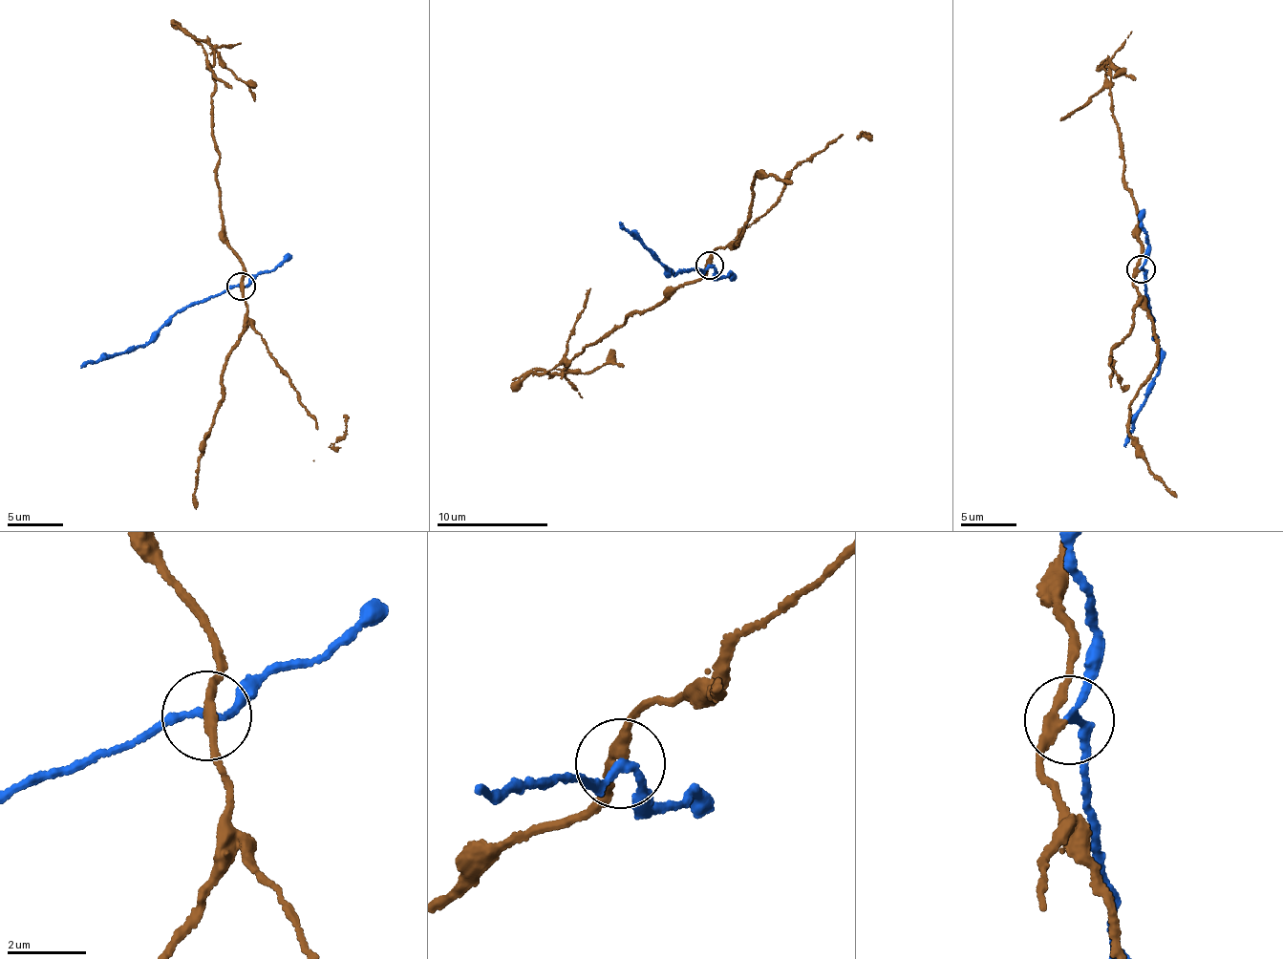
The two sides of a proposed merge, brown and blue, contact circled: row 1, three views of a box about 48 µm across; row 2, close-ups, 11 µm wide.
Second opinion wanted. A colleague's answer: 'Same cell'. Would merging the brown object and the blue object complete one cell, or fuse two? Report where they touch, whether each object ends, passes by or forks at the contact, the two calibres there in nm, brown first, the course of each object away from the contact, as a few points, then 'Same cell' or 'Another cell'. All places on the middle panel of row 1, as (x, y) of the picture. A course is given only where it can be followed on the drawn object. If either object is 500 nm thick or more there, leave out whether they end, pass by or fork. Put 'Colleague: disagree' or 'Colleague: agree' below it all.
Place: (710, 265). At the ring brown passes by. At the ring blue passes by. Thickness 240 nm (brown) against 180 nm. Course of brown: (709, 264), (698, 280), (642, 314), (634, 311), (566, 369), (625, 365). Course of blue: (709, 264), (705, 269), (666, 273), (662, 265), (619, 223). Another cell
Colleague: disagree

